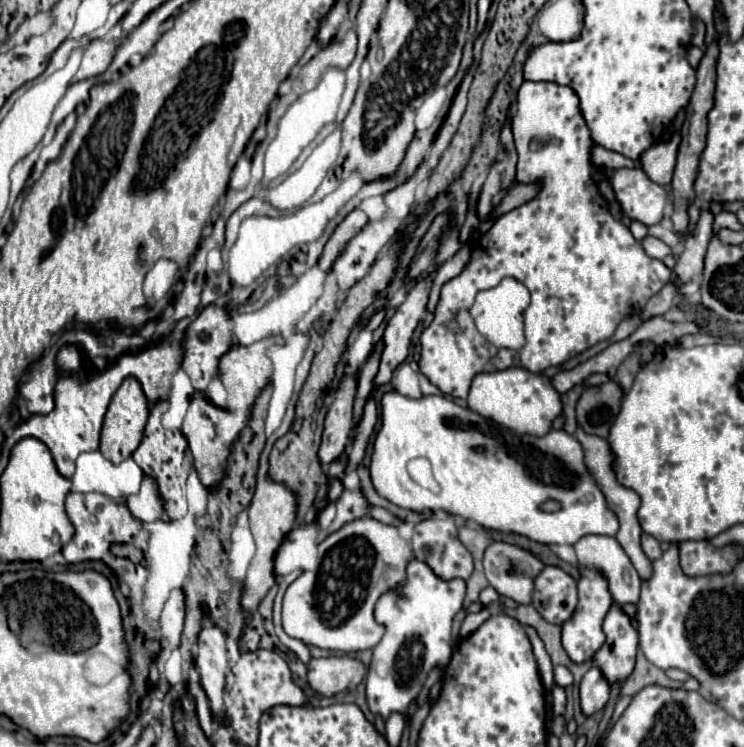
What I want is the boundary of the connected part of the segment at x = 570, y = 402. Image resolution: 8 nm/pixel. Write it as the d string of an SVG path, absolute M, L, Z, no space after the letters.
M577 384L573 386L569 392L565 392L561 396L561 402L563 402L563 416L565 416L565 432L567 434L573 434L575 428L577 428L577 422L575 422L575 402L577 398L581 396L581 392L585 390L583 384Z

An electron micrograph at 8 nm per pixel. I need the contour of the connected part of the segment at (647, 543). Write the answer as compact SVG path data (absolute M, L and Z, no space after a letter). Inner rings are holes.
M643 534L641 536L641 546L643 546L643 552L645 552L645 556L649 560L661 558L661 546L659 546L659 542L651 534Z

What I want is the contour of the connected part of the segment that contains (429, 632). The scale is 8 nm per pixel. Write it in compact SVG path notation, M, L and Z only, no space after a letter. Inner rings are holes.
M413 558L407 564L407 580L389 592L385 592L377 604L375 604L375 620L385 626L385 634L381 642L373 648L373 658L369 666L369 676L367 676L367 702L371 712L381 714L387 718L391 712L405 712L409 704L417 698L427 672L435 666L447 666L451 660L451 624L455 614L463 608L463 598L465 598L465 582L461 578L451 578L451 580L441 580L427 562L421 562ZM407 646L405 658L399 658L401 648Z

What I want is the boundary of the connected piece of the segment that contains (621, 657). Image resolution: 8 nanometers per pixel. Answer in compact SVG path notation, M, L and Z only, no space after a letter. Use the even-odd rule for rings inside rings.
M617 602L611 604L609 614L605 616L603 632L605 644L595 652L593 664L603 672L611 686L617 682L623 684L635 668L639 634Z

